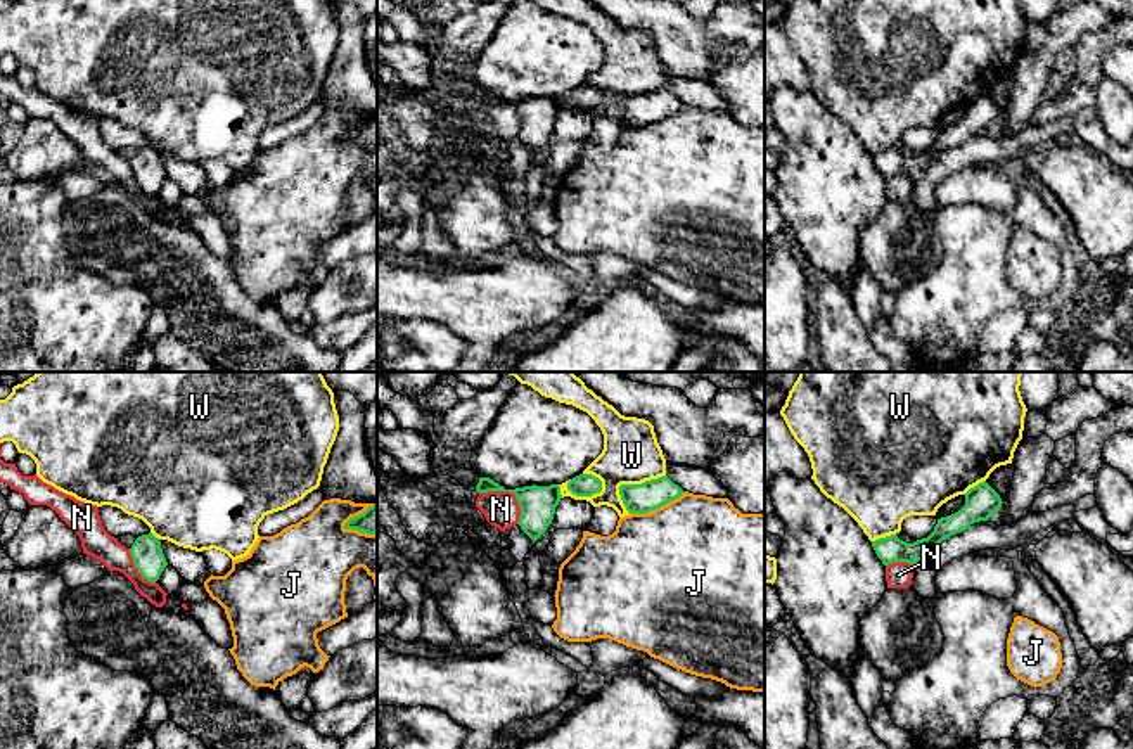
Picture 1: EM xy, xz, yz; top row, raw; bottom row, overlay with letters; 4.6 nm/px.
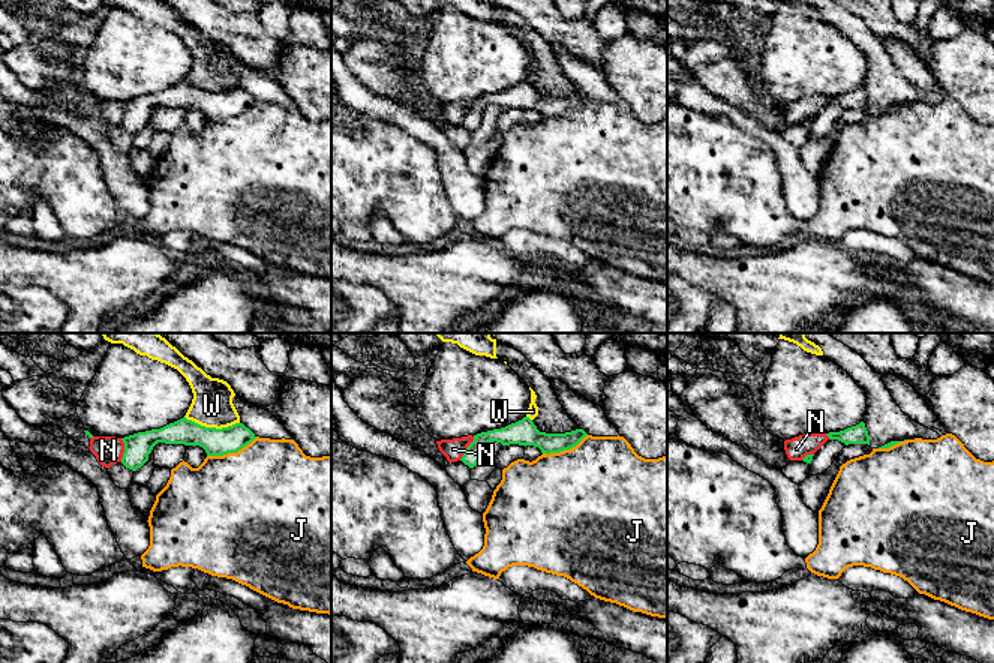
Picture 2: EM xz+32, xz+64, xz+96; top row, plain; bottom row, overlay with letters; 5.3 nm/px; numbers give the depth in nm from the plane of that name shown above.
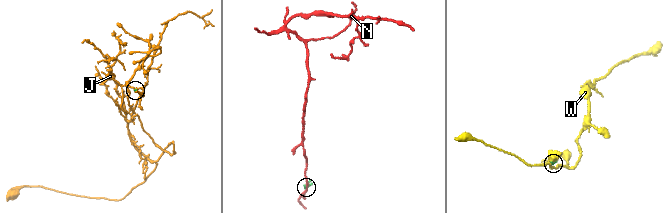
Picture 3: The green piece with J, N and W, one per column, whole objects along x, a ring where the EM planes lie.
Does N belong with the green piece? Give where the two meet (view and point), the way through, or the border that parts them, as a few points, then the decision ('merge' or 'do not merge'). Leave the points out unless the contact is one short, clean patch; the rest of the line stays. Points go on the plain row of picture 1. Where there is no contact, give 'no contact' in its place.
meets green in xz at (511, 104); border along xz (480, 104), (511, 104), (519, 120), (519, 134); do not merge

